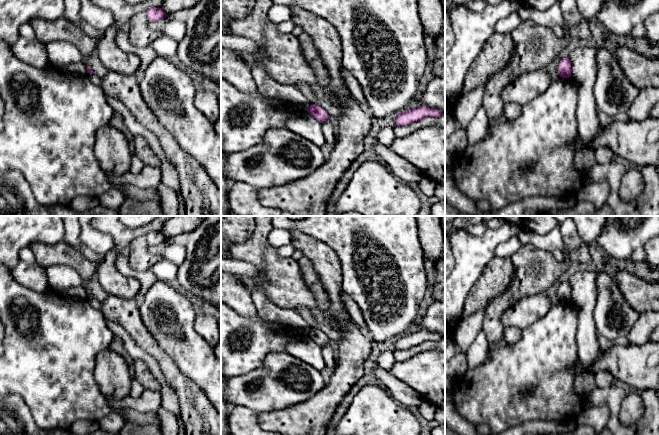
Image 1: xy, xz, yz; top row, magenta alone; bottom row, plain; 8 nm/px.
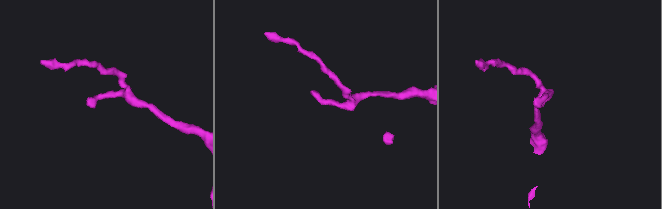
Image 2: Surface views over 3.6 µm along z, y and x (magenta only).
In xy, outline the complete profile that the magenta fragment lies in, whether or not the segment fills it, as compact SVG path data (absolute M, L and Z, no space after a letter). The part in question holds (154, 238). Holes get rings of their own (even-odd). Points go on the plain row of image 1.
M150 232L145 236L149 245L159 245L164 243L166 237L161 232Z

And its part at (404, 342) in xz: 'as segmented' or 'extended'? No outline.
as segmented

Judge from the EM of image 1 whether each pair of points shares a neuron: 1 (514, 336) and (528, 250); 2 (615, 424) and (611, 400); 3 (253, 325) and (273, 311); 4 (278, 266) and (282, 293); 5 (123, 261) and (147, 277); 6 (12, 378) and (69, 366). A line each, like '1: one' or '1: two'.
1: two
2: one
3: two
4: one
5: one
6: one

